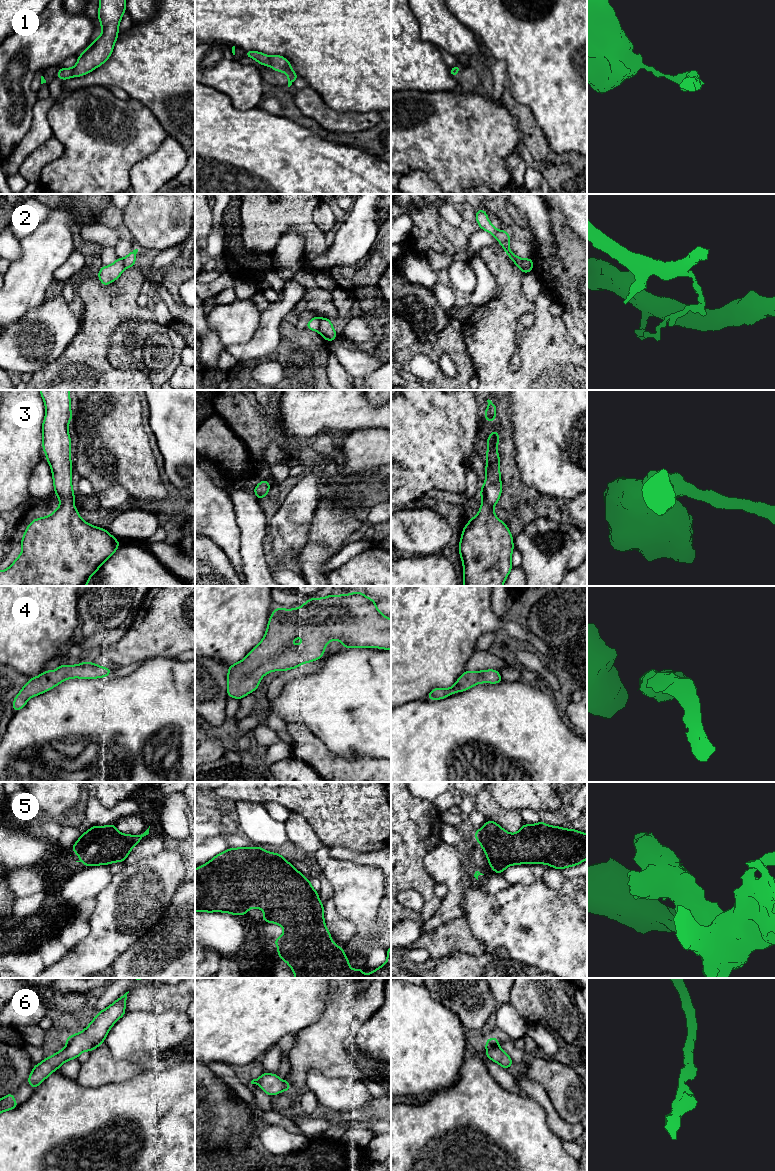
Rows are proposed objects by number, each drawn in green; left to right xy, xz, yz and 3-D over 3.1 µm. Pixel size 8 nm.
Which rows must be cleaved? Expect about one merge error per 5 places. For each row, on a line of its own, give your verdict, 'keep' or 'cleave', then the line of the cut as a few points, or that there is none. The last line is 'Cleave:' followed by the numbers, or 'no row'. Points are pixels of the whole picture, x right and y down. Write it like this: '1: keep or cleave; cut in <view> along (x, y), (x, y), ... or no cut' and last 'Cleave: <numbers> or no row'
1: cleave; cut in xz along (270, 57), (269, 65)
2: cleave; cut in xz along (320, 318), (318, 331)
3: keep; no cut
4: keep; no cut
5: keep; no cut
6: keep; no cut
Cleave: 1, 2

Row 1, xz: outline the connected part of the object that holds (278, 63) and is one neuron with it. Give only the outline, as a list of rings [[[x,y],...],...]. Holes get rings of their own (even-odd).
[[[280,55],[271,56],[269,58],[270,67],[278,72],[285,72],[288,76],[288,87],[292,85],[299,76],[292,70],[290,62]]]

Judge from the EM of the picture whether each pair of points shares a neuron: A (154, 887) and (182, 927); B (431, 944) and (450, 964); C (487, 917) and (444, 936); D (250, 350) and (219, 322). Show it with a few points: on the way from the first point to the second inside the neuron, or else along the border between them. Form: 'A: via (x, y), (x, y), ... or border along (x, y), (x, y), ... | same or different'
A: border along (179, 886), (168, 908), (153, 925) | different
B: border along (466, 952), (453, 952), (436, 960) | different
C: border along (463, 916), (471, 932), (482, 944) | different
D: border along (258, 326), (253, 336), (245, 343), (226, 347) | different

